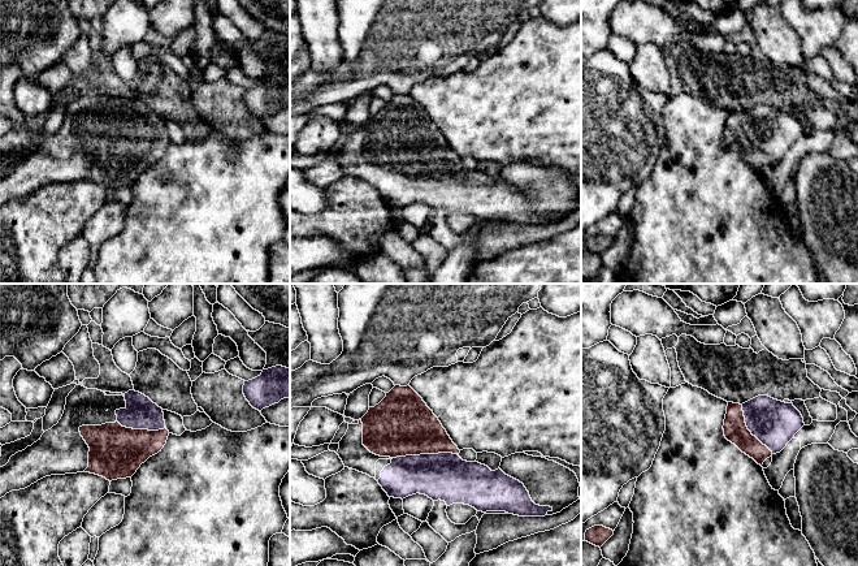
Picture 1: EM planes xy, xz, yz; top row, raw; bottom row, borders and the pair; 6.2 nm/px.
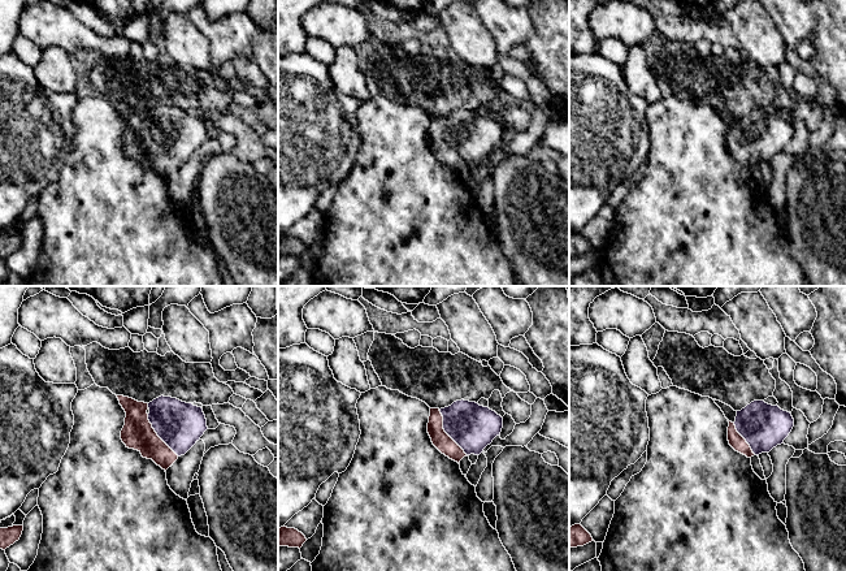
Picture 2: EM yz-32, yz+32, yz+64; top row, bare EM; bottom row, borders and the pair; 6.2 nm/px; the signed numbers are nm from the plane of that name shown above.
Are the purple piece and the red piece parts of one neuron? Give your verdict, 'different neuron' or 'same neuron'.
same neuron

